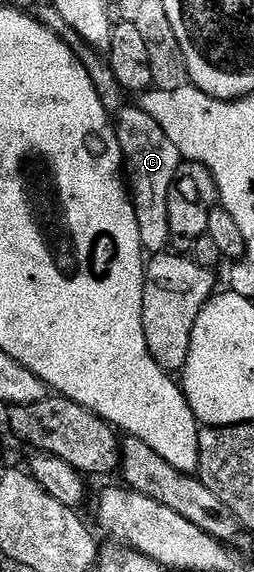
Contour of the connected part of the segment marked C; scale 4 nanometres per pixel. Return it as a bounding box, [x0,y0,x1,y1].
[116,105,184,253]

